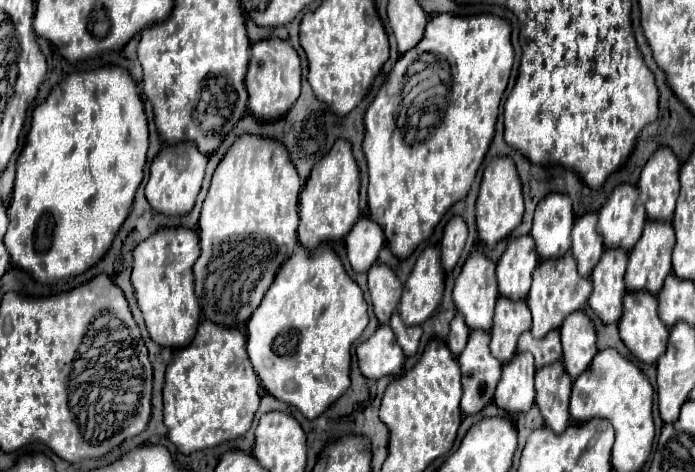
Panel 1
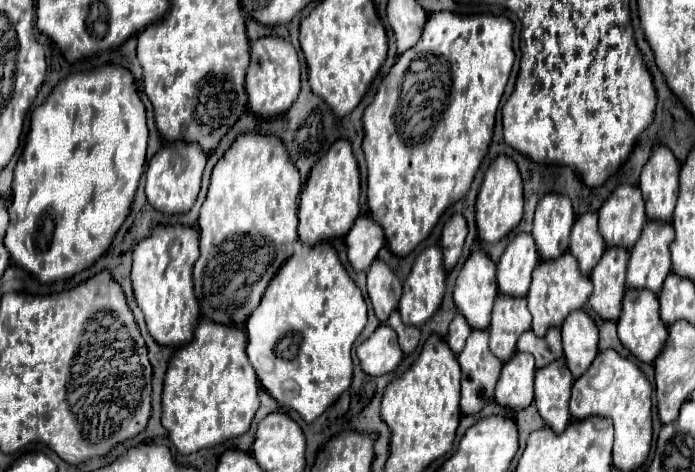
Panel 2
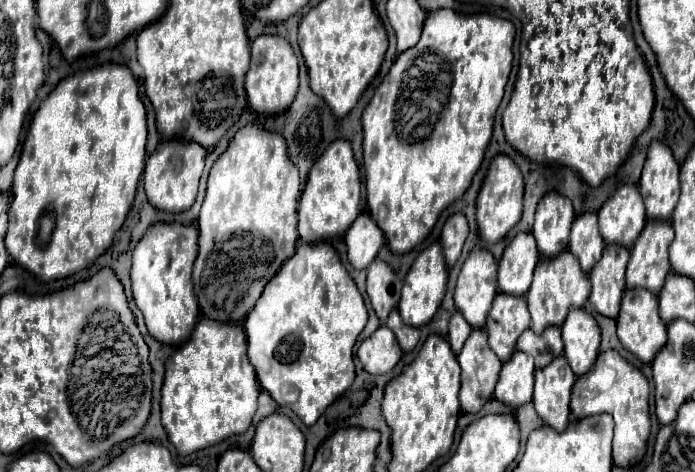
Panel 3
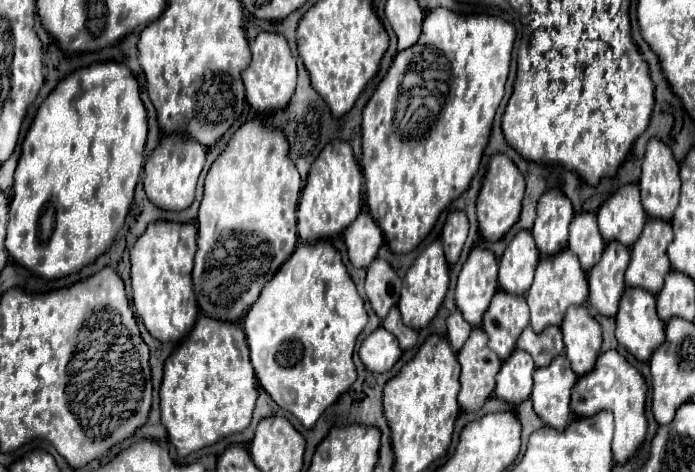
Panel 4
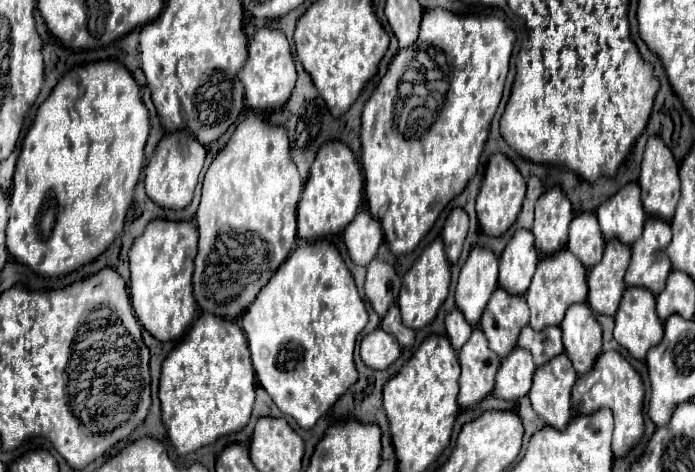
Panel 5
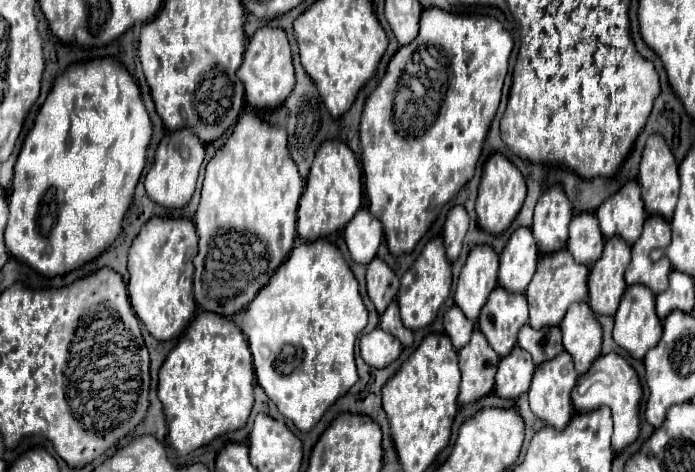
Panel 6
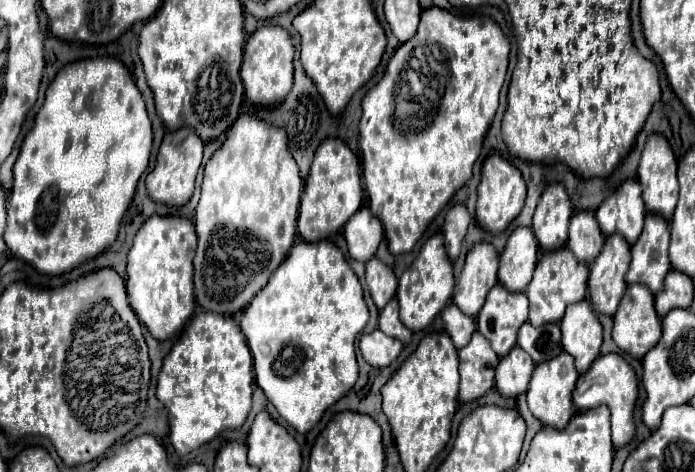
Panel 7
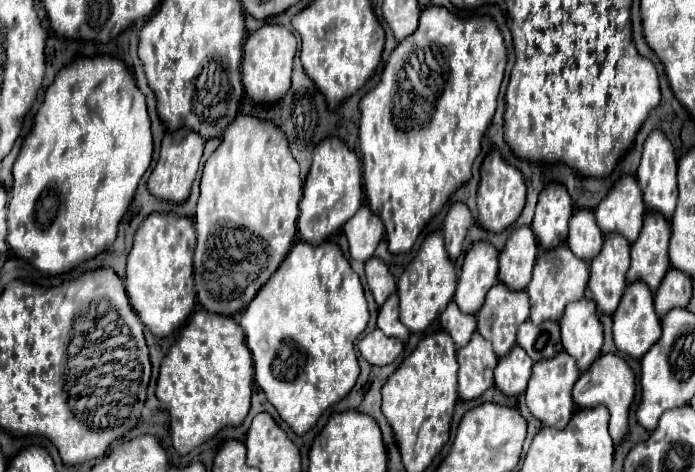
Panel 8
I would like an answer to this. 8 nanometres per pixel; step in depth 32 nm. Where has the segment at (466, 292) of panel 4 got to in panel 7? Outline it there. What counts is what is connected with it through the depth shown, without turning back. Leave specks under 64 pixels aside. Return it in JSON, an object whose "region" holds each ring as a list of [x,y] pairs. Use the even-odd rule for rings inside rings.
{"region":[[[478,242],[466,254],[466,262],[454,290],[454,302],[464,314],[476,316],[484,306],[486,294],[496,282],[498,282],[498,252],[492,244]]]}

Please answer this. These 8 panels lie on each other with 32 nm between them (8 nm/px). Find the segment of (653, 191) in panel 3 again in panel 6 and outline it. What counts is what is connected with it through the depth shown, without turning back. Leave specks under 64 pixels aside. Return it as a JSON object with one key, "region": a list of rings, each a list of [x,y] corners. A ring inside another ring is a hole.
{"region":[[[660,134],[648,136],[646,148],[640,160],[638,184],[642,188],[642,200],[648,214],[672,220],[672,212],[678,200],[678,164]]]}

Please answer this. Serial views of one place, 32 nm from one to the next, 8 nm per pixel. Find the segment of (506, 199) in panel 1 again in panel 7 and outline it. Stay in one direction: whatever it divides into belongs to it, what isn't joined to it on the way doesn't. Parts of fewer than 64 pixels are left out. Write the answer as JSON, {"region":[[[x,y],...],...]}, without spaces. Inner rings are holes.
{"region":[[[492,154],[482,164],[482,180],[478,186],[478,202],[476,202],[476,220],[488,232],[504,232],[508,224],[520,214],[526,200],[526,184],[518,168],[506,162],[500,154]]]}

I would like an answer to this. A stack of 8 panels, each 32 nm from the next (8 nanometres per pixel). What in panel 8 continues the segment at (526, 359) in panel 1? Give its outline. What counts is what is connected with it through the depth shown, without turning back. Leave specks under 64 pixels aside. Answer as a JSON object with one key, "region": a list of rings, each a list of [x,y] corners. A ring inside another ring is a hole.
{"region":[[[514,346],[506,356],[498,360],[494,382],[500,392],[506,396],[518,396],[526,390],[526,384],[532,374],[532,358],[524,352],[524,348]]]}

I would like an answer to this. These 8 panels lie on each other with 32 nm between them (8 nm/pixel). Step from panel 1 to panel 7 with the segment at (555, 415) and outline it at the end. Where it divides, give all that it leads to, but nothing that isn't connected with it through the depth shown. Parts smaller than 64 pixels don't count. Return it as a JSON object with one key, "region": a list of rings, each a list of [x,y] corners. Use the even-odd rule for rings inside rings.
{"region":[[[560,352],[560,356],[536,364],[534,374],[532,374],[532,380],[530,380],[530,386],[528,386],[528,392],[526,392],[526,398],[528,398],[528,408],[530,408],[530,412],[532,412],[544,426],[552,426],[552,428],[562,430],[562,428],[568,424],[568,420],[570,420],[572,414],[574,414],[572,390],[574,390],[574,384],[576,384],[576,380],[578,380],[578,376],[580,376],[580,374],[576,372],[574,360],[572,360],[572,356],[570,356],[568,352]]]}

